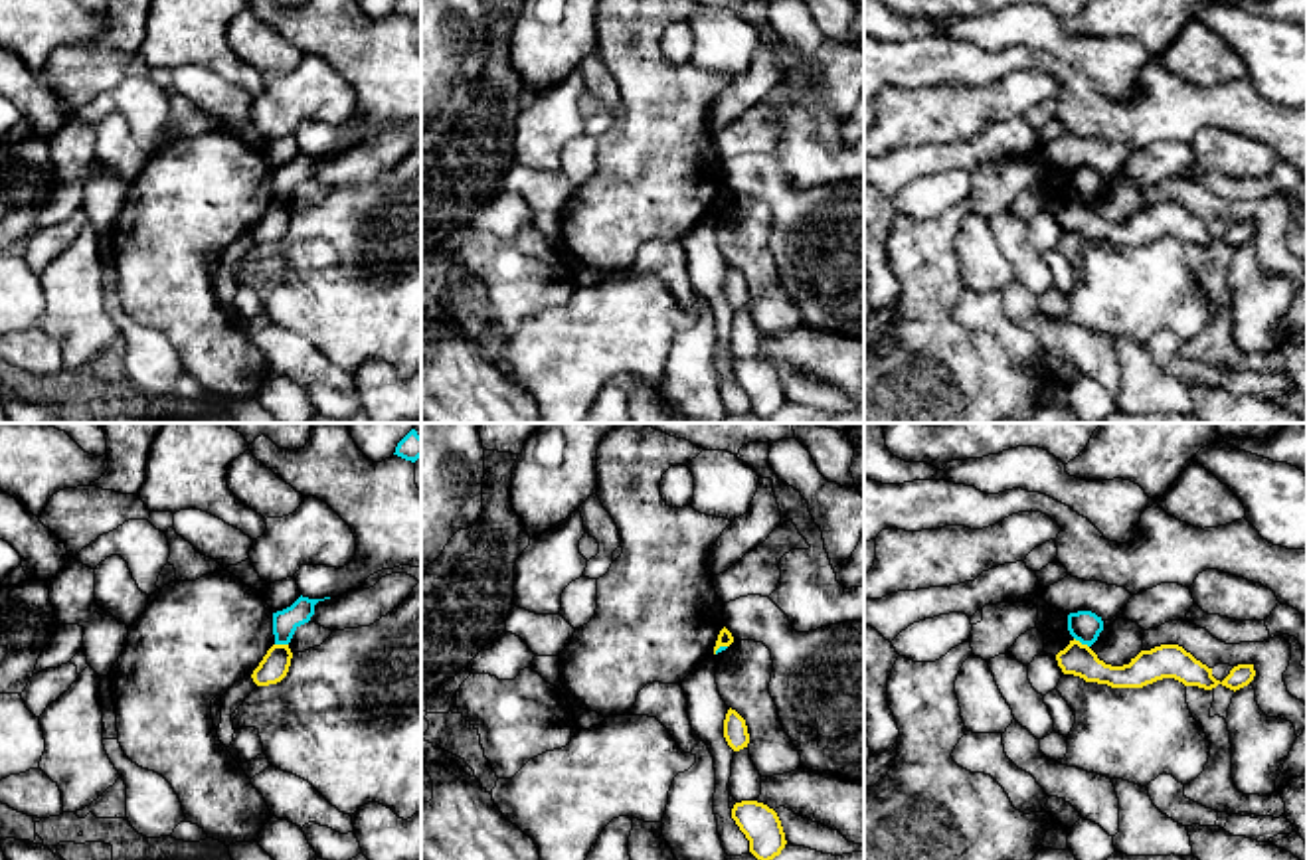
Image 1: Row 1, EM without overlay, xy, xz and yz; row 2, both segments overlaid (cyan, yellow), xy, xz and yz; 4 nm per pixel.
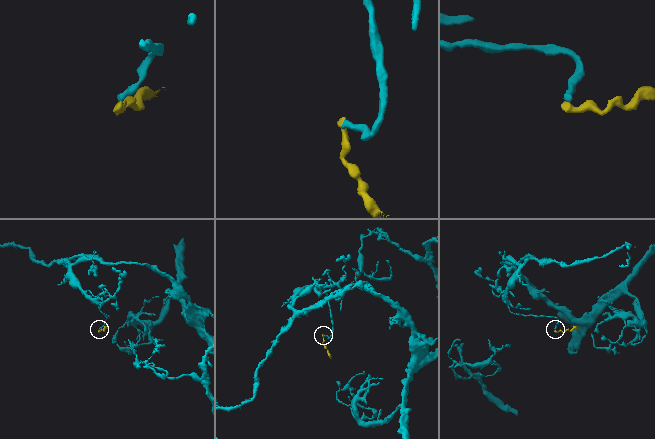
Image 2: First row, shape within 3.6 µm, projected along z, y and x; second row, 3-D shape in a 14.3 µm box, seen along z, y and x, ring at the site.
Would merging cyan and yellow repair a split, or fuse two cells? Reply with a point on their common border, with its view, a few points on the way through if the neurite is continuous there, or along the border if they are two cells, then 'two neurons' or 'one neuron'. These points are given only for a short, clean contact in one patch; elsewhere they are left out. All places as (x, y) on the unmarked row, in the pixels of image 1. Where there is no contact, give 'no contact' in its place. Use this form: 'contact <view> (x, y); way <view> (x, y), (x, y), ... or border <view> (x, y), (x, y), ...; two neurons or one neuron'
contact yz (1082, 200); border yz (1074, 194), (1088, 204); two neurons

